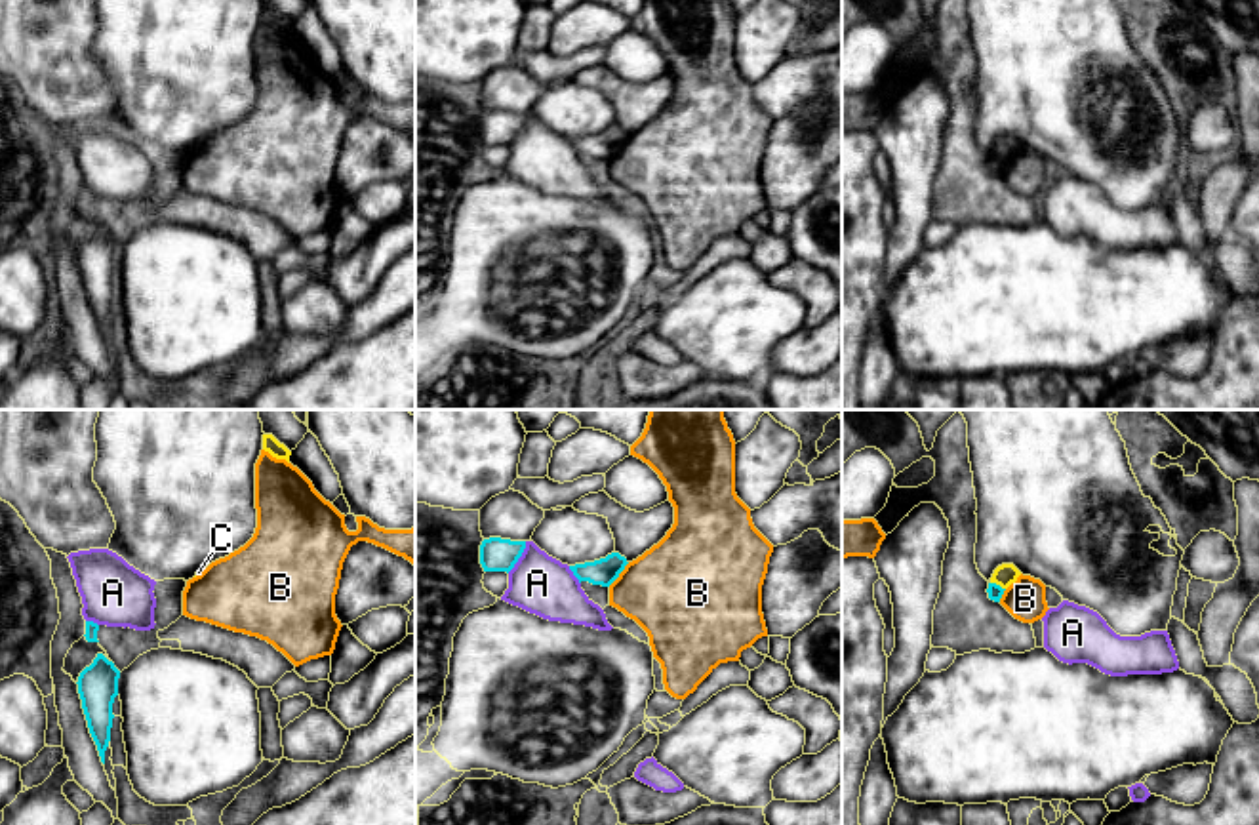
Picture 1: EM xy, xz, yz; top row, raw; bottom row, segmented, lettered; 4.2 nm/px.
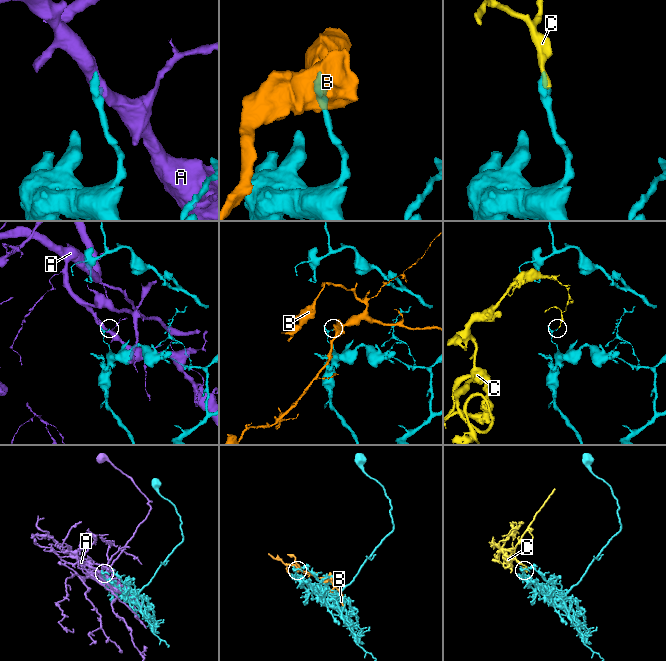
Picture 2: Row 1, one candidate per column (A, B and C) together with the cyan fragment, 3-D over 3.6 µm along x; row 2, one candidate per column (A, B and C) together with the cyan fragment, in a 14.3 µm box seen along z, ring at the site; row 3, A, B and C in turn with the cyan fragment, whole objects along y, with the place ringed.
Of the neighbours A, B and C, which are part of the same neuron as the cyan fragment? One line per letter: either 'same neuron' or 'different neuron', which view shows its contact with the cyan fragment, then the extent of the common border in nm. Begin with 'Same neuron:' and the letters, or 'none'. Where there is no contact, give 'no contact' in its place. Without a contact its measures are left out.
Same neuron: none
A: different neuron; meets cyan in xz; contact 160 nm long
B: different neuron; meets cyan in xz; contact 140 nm long
C: different neuron; meets cyan in yz; contact 70 nm long

